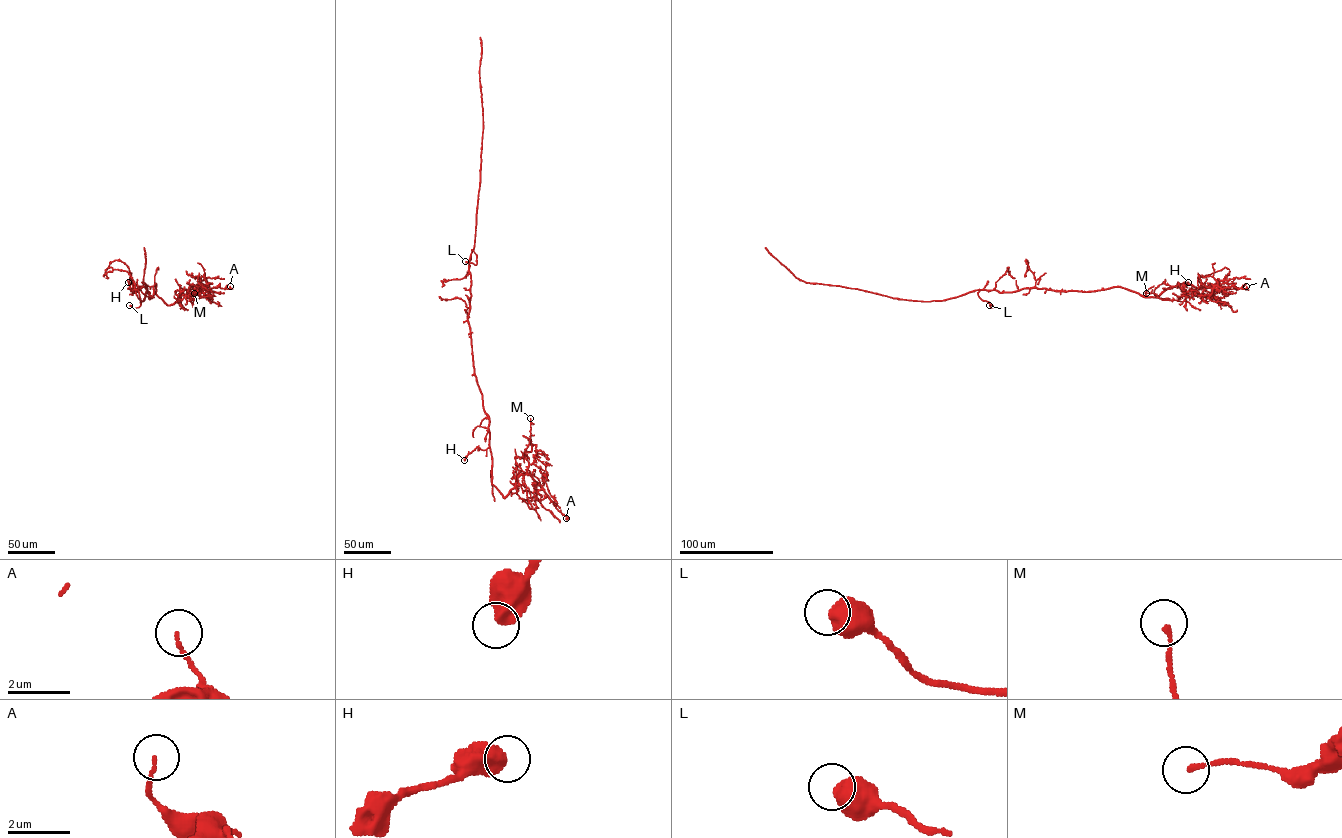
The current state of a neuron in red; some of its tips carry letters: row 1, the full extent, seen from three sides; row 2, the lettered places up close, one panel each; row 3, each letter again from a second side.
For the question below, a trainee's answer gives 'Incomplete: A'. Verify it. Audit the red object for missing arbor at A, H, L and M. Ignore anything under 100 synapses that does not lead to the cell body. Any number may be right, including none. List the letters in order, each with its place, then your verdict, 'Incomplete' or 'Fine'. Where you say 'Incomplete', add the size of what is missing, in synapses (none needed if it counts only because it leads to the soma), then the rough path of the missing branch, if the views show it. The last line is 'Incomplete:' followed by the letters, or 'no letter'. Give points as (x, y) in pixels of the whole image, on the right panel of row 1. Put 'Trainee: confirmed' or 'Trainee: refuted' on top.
Trainee: refuted
A: Place: (1246, 286). Fine
H: Place: (1188, 282). Fine
L: Place: (989, 305). Fine
M: Place: (1146, 293). Fine
Incomplete: no letter

